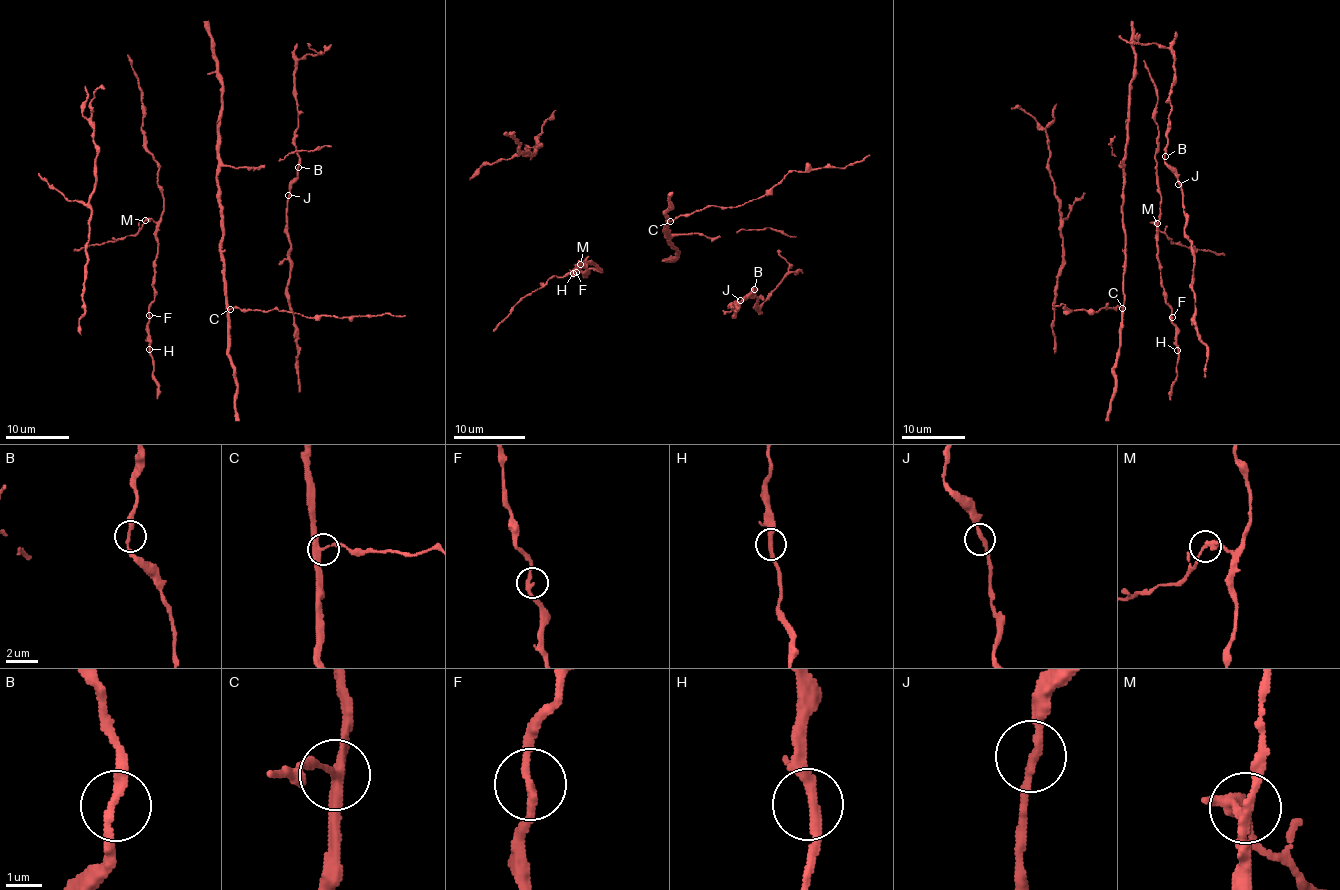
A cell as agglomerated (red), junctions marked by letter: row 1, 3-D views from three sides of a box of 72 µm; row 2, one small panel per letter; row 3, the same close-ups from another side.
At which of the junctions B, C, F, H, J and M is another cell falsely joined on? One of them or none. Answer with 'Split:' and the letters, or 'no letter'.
Split: M

